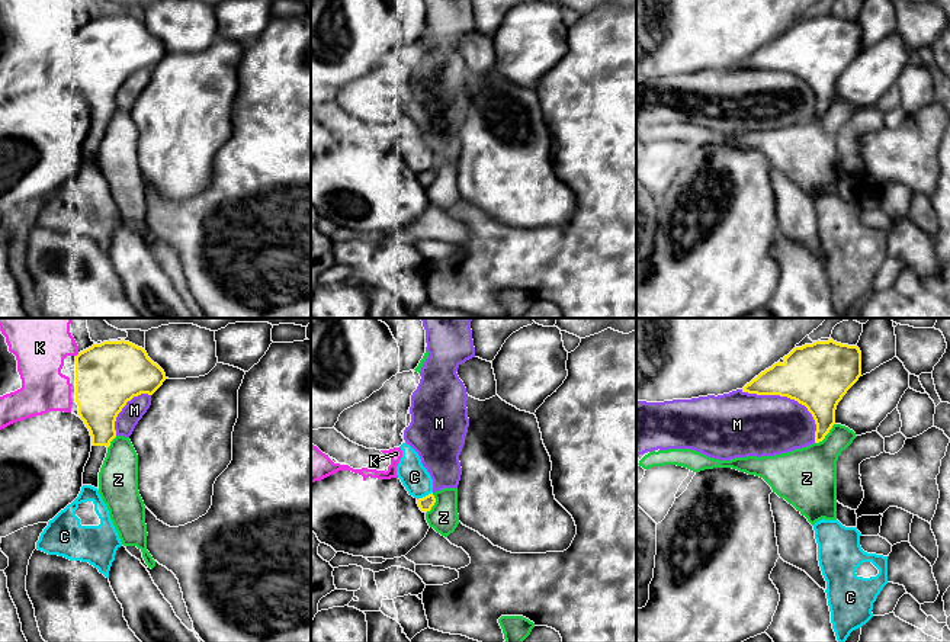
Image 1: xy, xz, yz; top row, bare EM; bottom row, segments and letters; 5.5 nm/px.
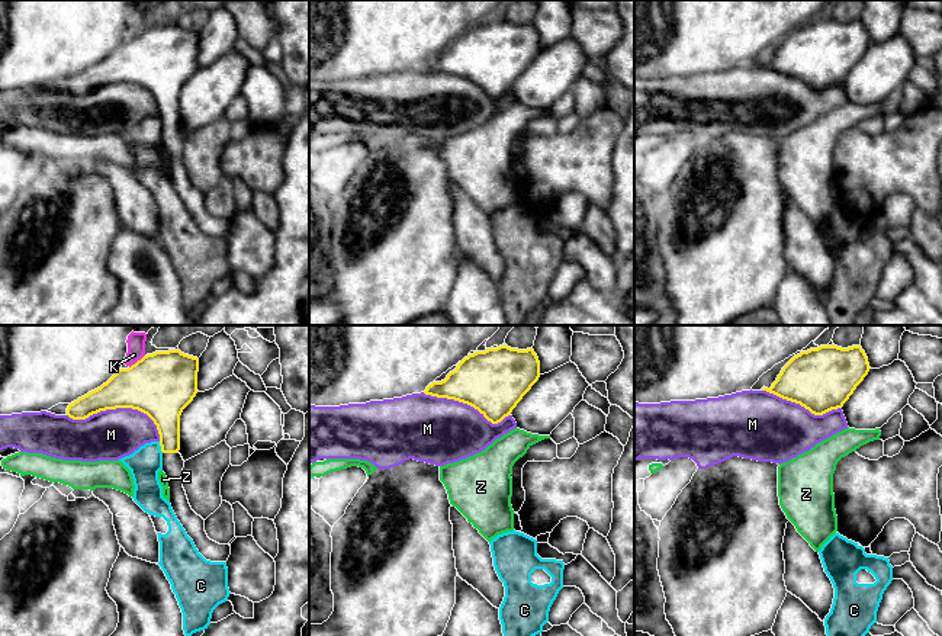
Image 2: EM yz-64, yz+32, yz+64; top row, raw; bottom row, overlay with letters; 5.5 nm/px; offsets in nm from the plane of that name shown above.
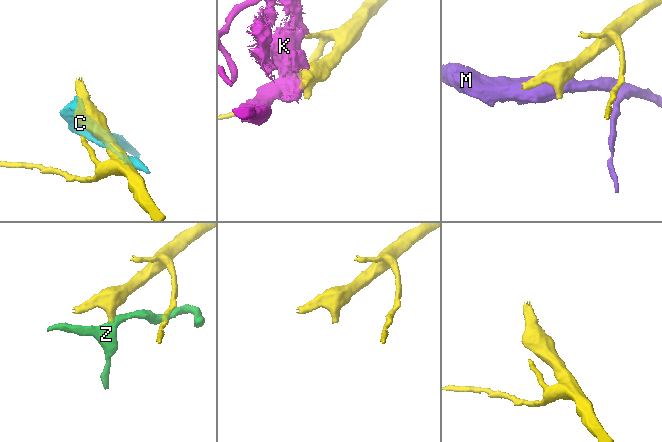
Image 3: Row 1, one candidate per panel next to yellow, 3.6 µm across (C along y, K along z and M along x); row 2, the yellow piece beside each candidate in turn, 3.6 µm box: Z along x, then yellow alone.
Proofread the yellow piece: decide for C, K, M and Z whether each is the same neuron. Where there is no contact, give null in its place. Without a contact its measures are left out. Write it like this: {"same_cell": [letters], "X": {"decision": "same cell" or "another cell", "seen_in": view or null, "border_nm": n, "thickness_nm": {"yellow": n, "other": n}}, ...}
{"same_cell": [], "C": {"decision": "another cell", "seen_in": "xz", "border_nm": 80, "thickness_nm": {"yellow": 80, "other": 160}}, "K": {"decision": "another cell", "seen_in": "xy", "border_nm": 30, "thickness_nm": {"yellow": 360, "other": 280}}, "M": {"decision": "another cell", "seen_in": "yz", "border_nm": 500, "thickness_nm": {"yellow": 360, "other": 340}}, "Z": {"decision": "another cell", "seen_in": "yz", "border_nm": 160, "thickness_nm": {"yellow": 240, "other": 300}}}

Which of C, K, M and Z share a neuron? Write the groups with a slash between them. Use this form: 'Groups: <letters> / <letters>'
Groups: C / K / M / Z

